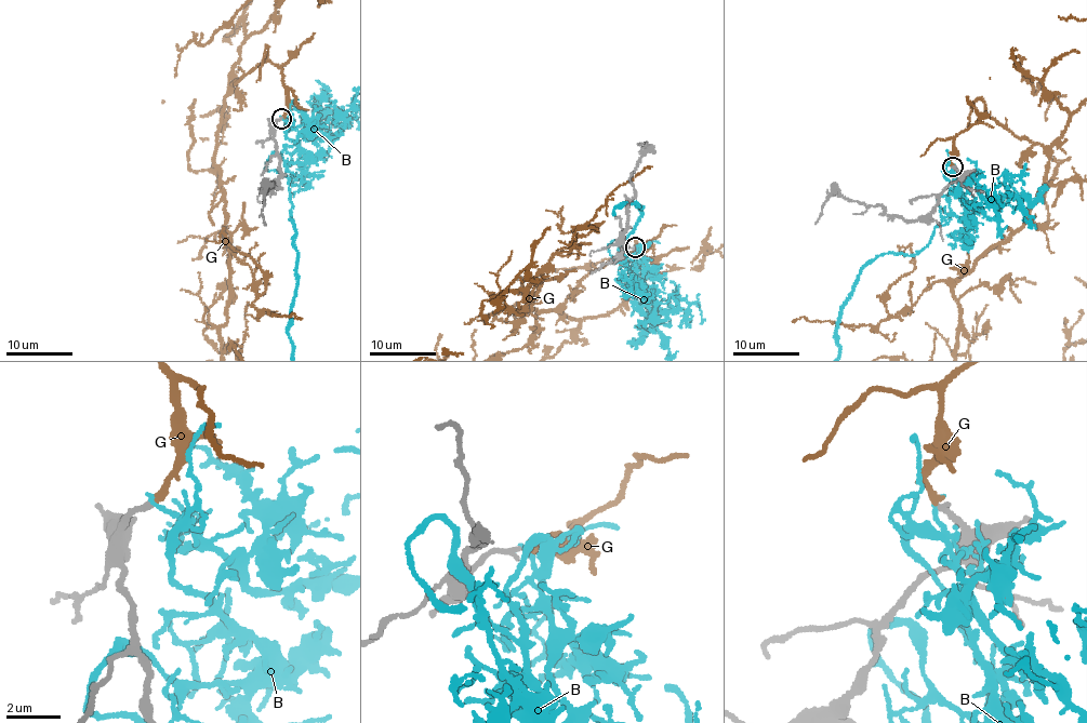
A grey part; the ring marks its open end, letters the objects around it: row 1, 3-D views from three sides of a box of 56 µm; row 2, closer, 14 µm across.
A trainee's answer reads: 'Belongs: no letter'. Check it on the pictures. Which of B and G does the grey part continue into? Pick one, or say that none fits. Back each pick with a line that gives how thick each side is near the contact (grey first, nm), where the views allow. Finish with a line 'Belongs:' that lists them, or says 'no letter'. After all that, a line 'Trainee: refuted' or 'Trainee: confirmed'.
G: 180/240 nm
Belongs: G
Trainee: refuted

